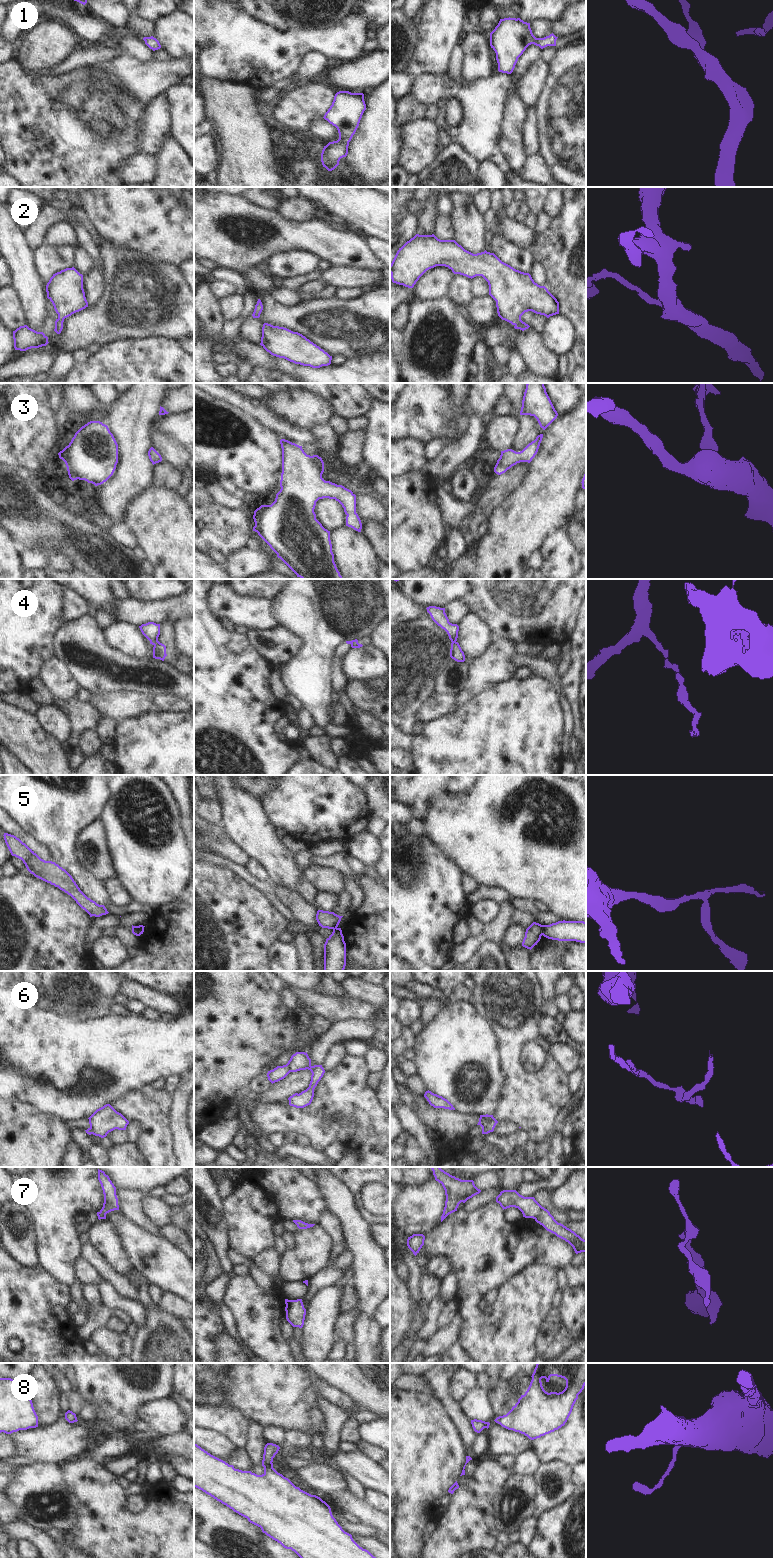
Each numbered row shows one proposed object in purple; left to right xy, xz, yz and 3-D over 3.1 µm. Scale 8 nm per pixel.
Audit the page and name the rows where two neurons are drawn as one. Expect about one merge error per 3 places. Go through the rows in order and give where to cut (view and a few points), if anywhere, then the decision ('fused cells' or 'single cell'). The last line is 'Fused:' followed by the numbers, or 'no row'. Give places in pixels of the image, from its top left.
1: no cut | single cell
2: no cut | single cell
3: no cut | single cell
4: xy (158, 641), (153, 644) | fused cells
5: yz (542, 925), (543, 934) | fused cells
6: yz (493, 1117), (483, 1133) | fused cells
7: no cut | single cell
8: no cut | single cell
Fused: 4, 5, 6

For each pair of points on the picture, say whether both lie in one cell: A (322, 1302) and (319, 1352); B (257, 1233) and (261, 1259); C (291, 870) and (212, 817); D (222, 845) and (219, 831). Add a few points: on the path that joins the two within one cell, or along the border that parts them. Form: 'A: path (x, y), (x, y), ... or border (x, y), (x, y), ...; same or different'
A: path (321, 1314), (319, 1340); same
B: border (273, 1246), (263, 1249), (249, 1259); different
C: border (218, 802), (221, 808), (220, 822); different
D: border (204, 830), (213, 838), (227, 837); different

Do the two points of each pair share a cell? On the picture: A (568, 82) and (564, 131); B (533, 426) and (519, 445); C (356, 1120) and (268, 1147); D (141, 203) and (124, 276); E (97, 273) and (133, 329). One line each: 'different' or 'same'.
A: same
B: same
C: same
D: different
E: different

